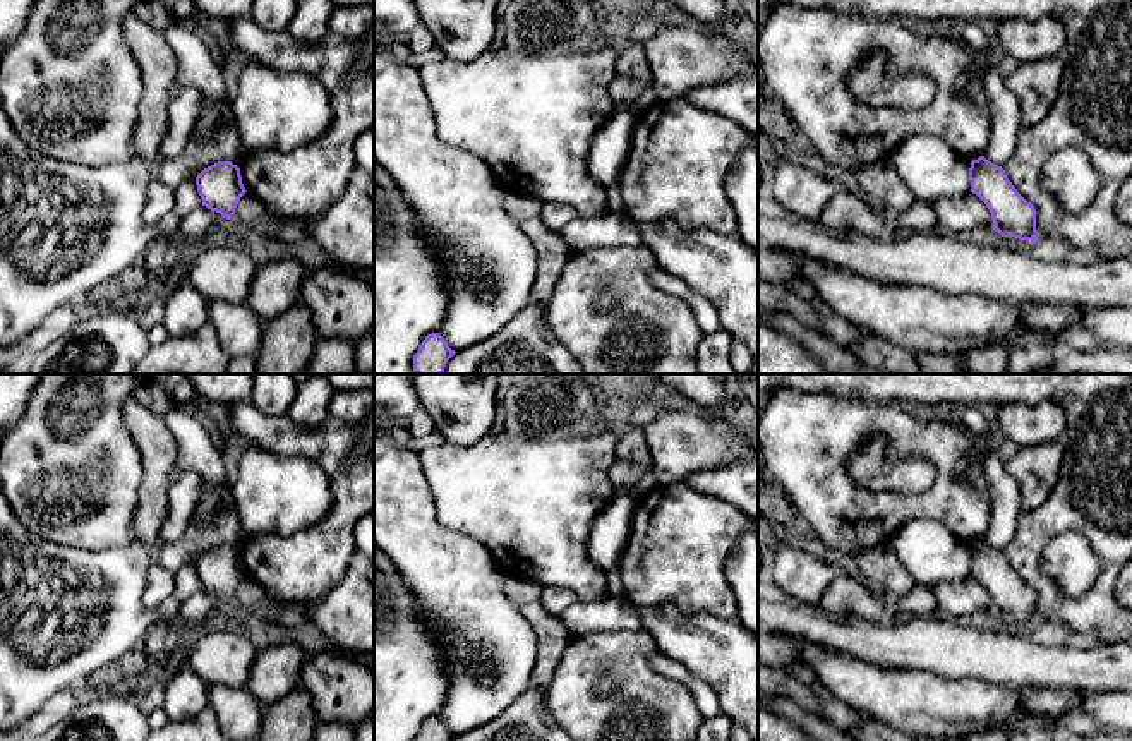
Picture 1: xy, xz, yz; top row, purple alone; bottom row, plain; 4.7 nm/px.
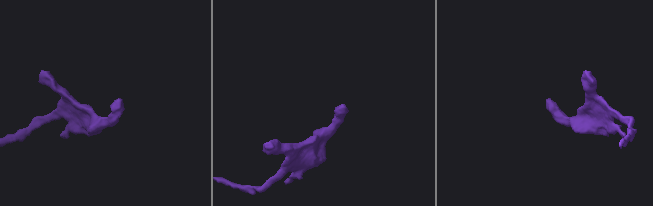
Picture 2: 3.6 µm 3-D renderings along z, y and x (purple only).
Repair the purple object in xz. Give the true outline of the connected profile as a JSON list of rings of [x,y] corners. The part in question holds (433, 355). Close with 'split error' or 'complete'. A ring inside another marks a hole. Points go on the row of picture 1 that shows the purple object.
[[[432,333],[413,355],[413,374],[443,374],[455,353],[439,333]]]; complete

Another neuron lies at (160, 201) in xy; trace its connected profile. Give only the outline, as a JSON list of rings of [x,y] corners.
[[[153,178],[148,185],[148,199],[142,211],[144,220],[153,226],[175,208],[175,189]]]

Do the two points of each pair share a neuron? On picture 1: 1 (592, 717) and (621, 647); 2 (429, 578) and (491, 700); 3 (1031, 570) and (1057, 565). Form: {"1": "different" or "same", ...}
{"1": "same", "2": "same", "3": "different"}

